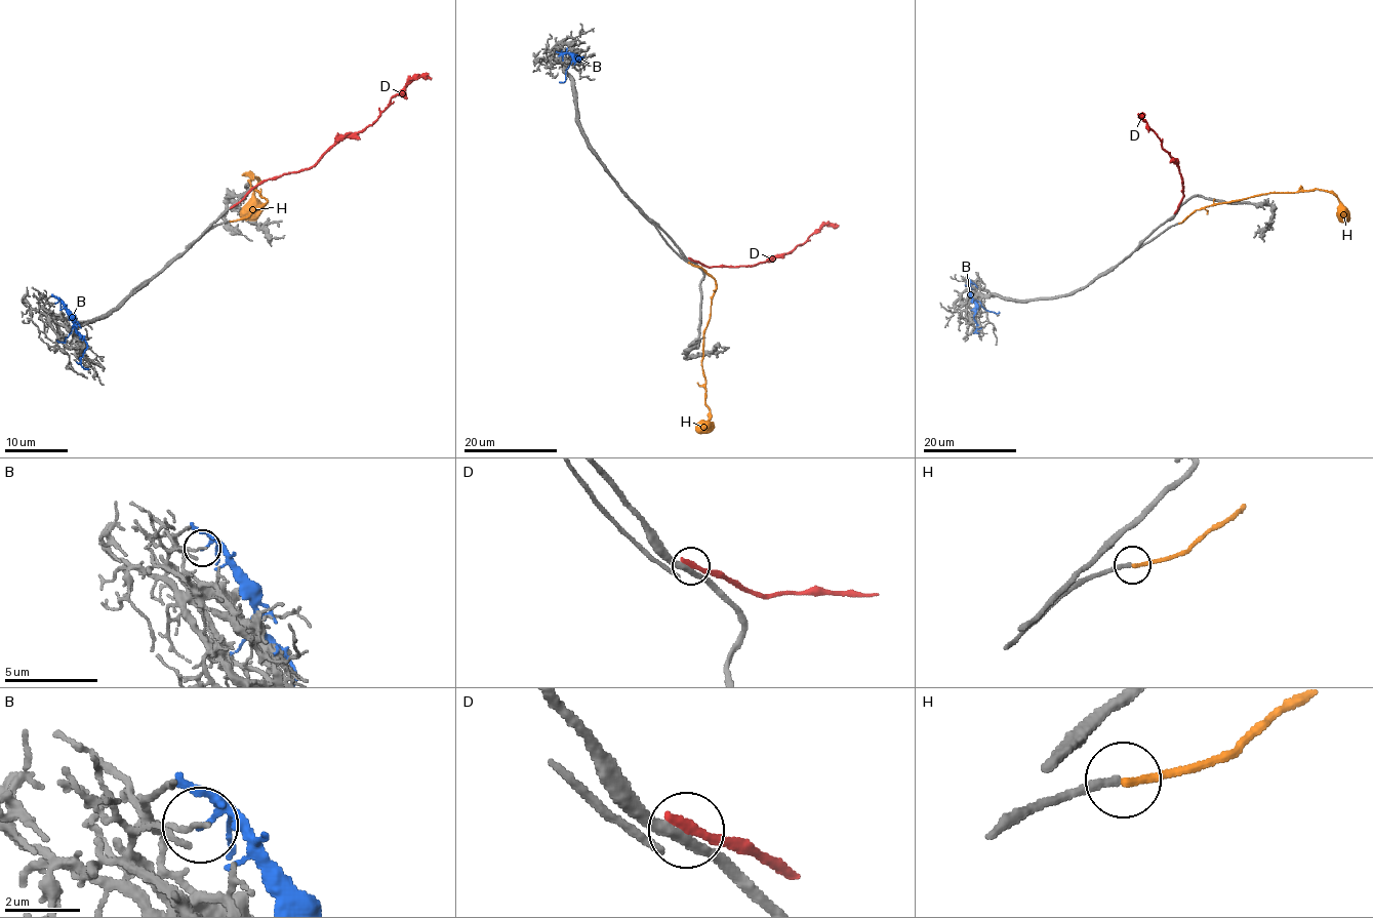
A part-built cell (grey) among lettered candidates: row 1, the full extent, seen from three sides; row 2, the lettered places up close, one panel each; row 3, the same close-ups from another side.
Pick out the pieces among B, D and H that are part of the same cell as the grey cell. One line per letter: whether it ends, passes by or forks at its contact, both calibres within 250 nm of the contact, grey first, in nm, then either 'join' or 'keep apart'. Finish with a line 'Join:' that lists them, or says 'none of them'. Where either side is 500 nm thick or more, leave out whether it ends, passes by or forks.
B: it forks there; 140 nm thick on the grey side, 100 nm on the other; keep apart
D: it ends there; 280 nm thick on the grey side, 280 nm on the other; keep apart
H: it ends there; 200 nm thick on the grey side, 220 nm on the other; join
Join: H

